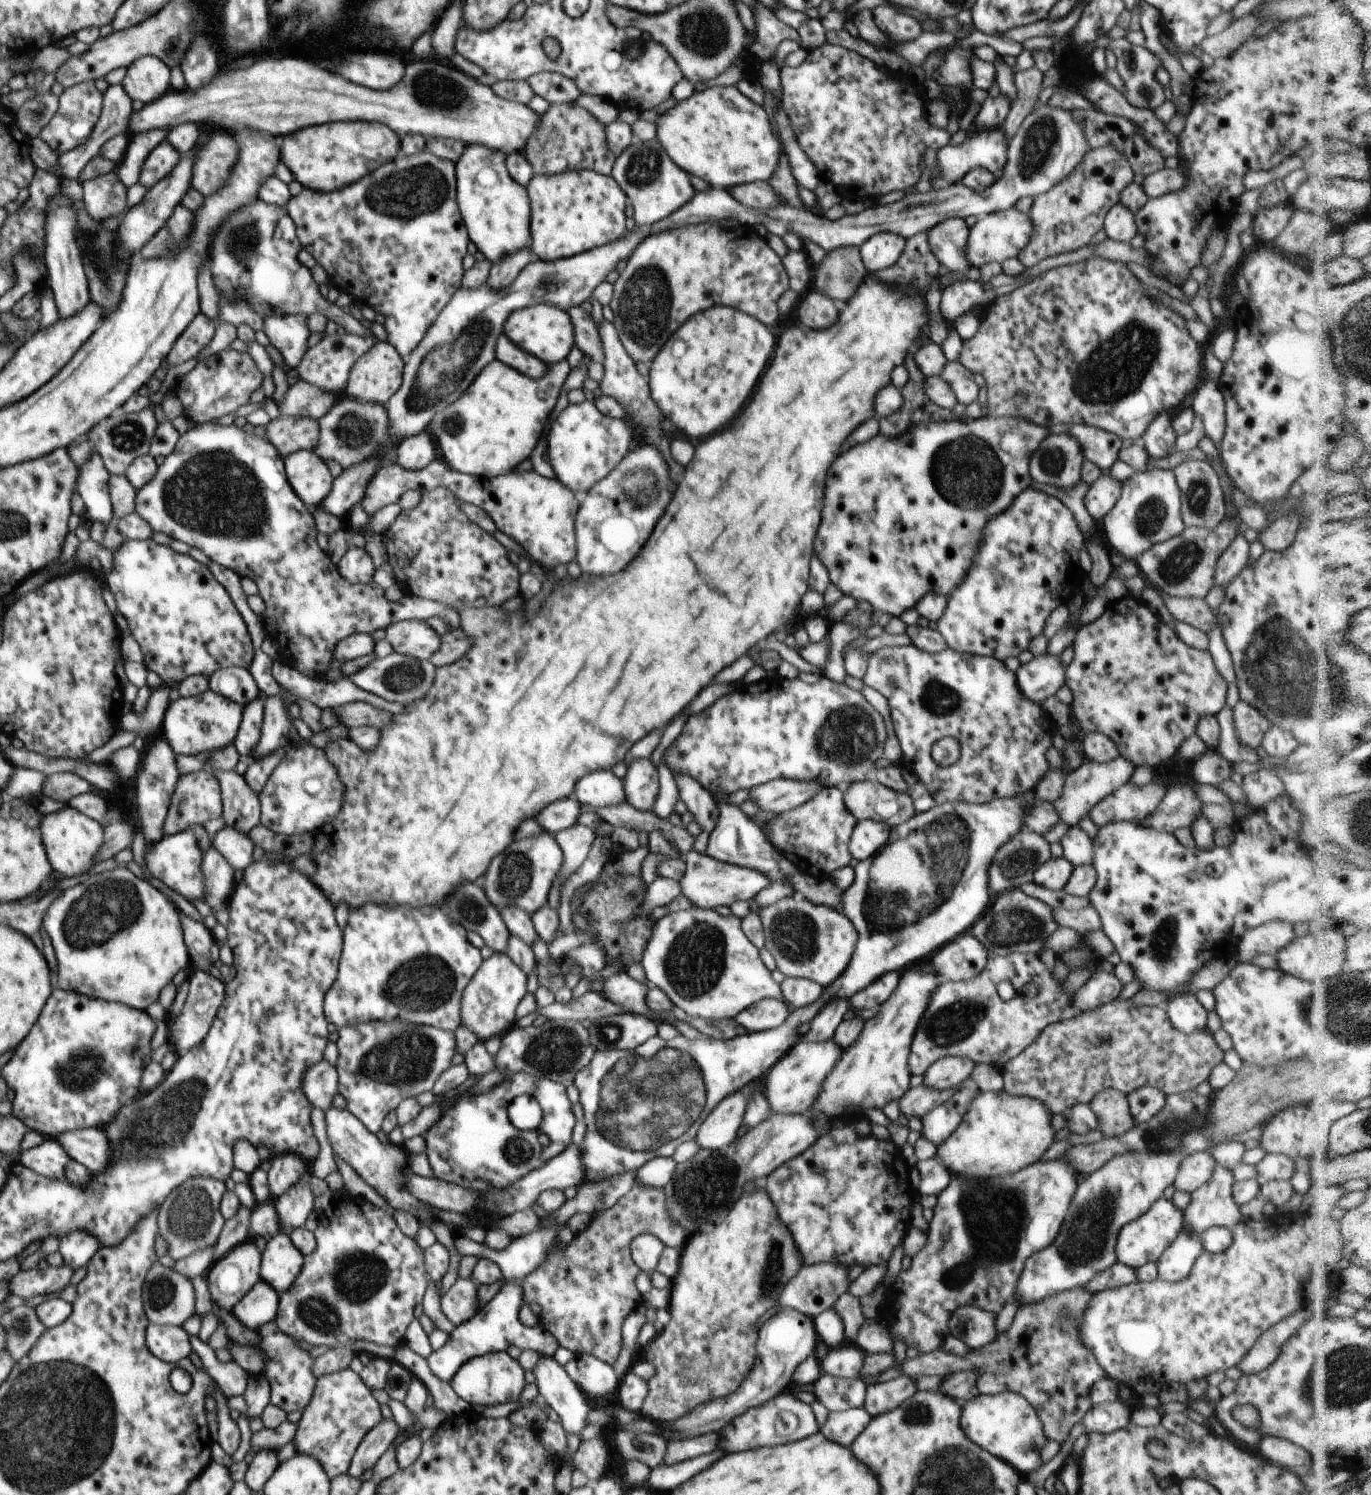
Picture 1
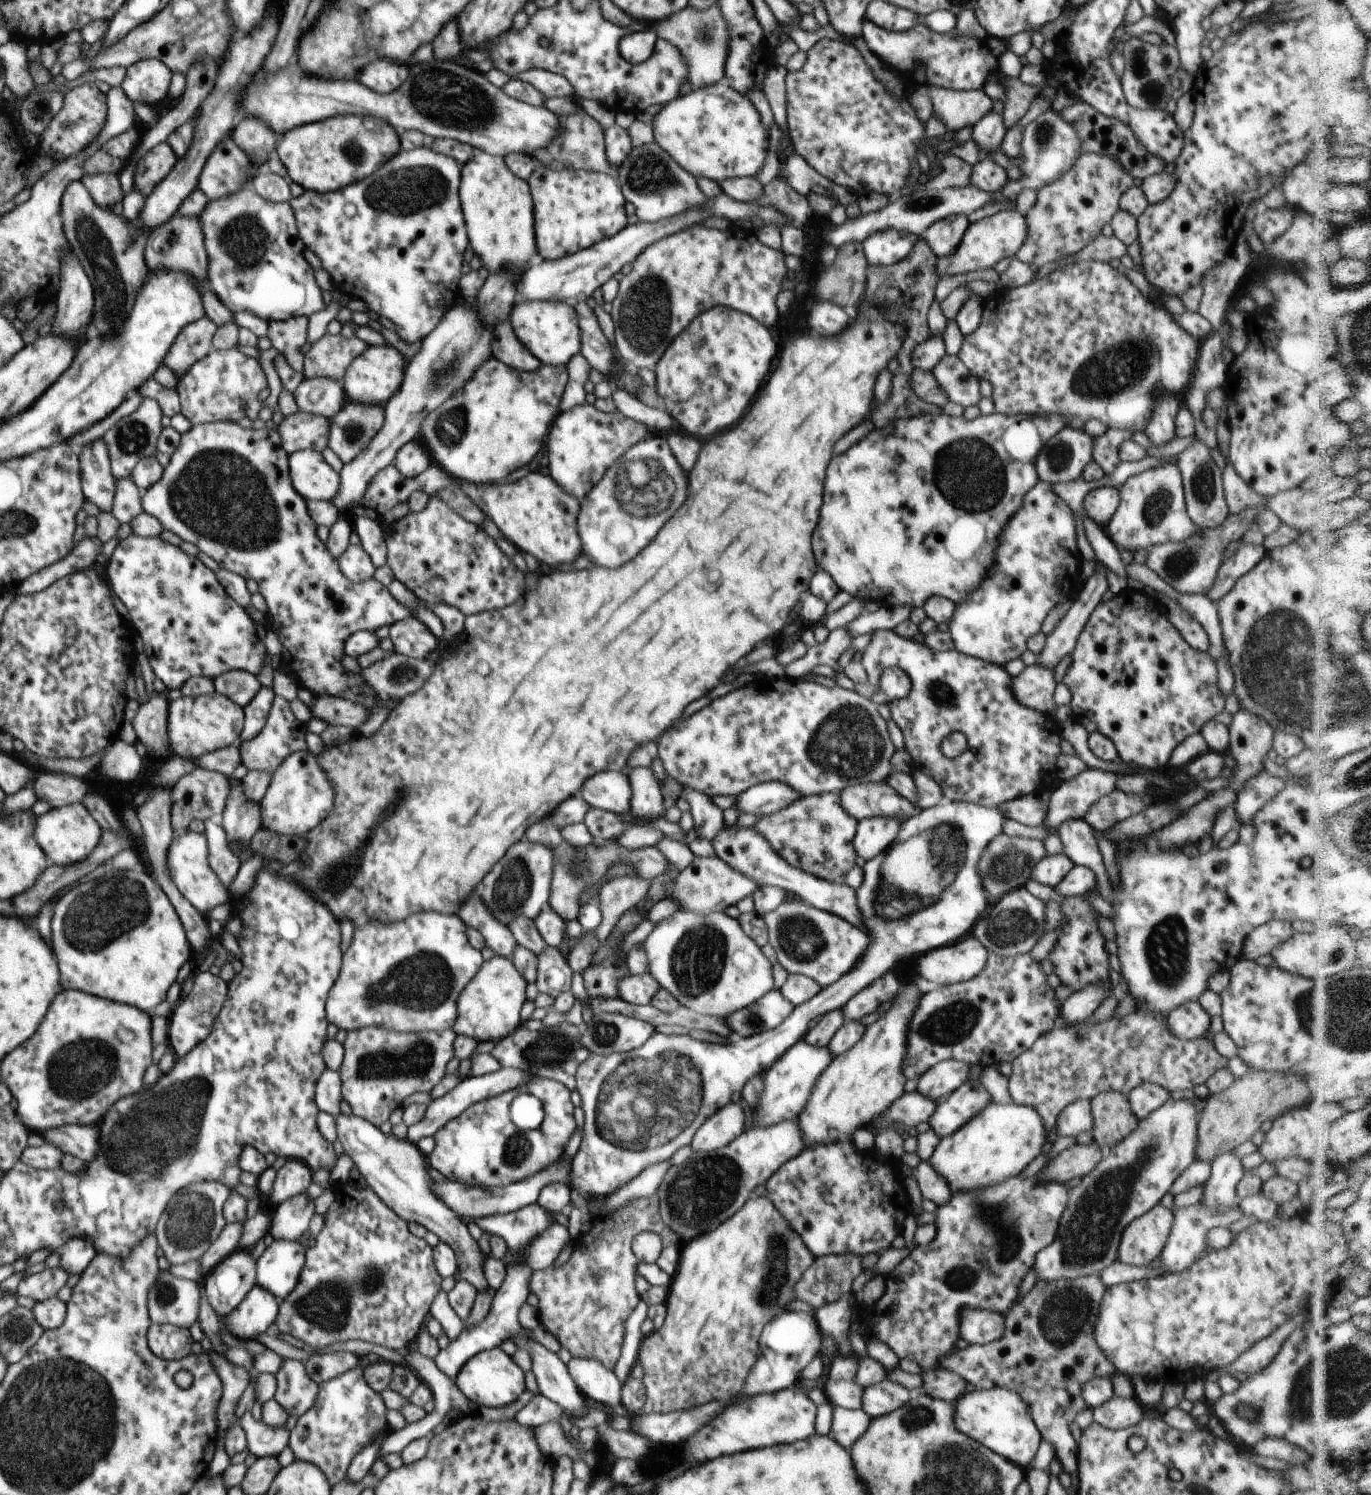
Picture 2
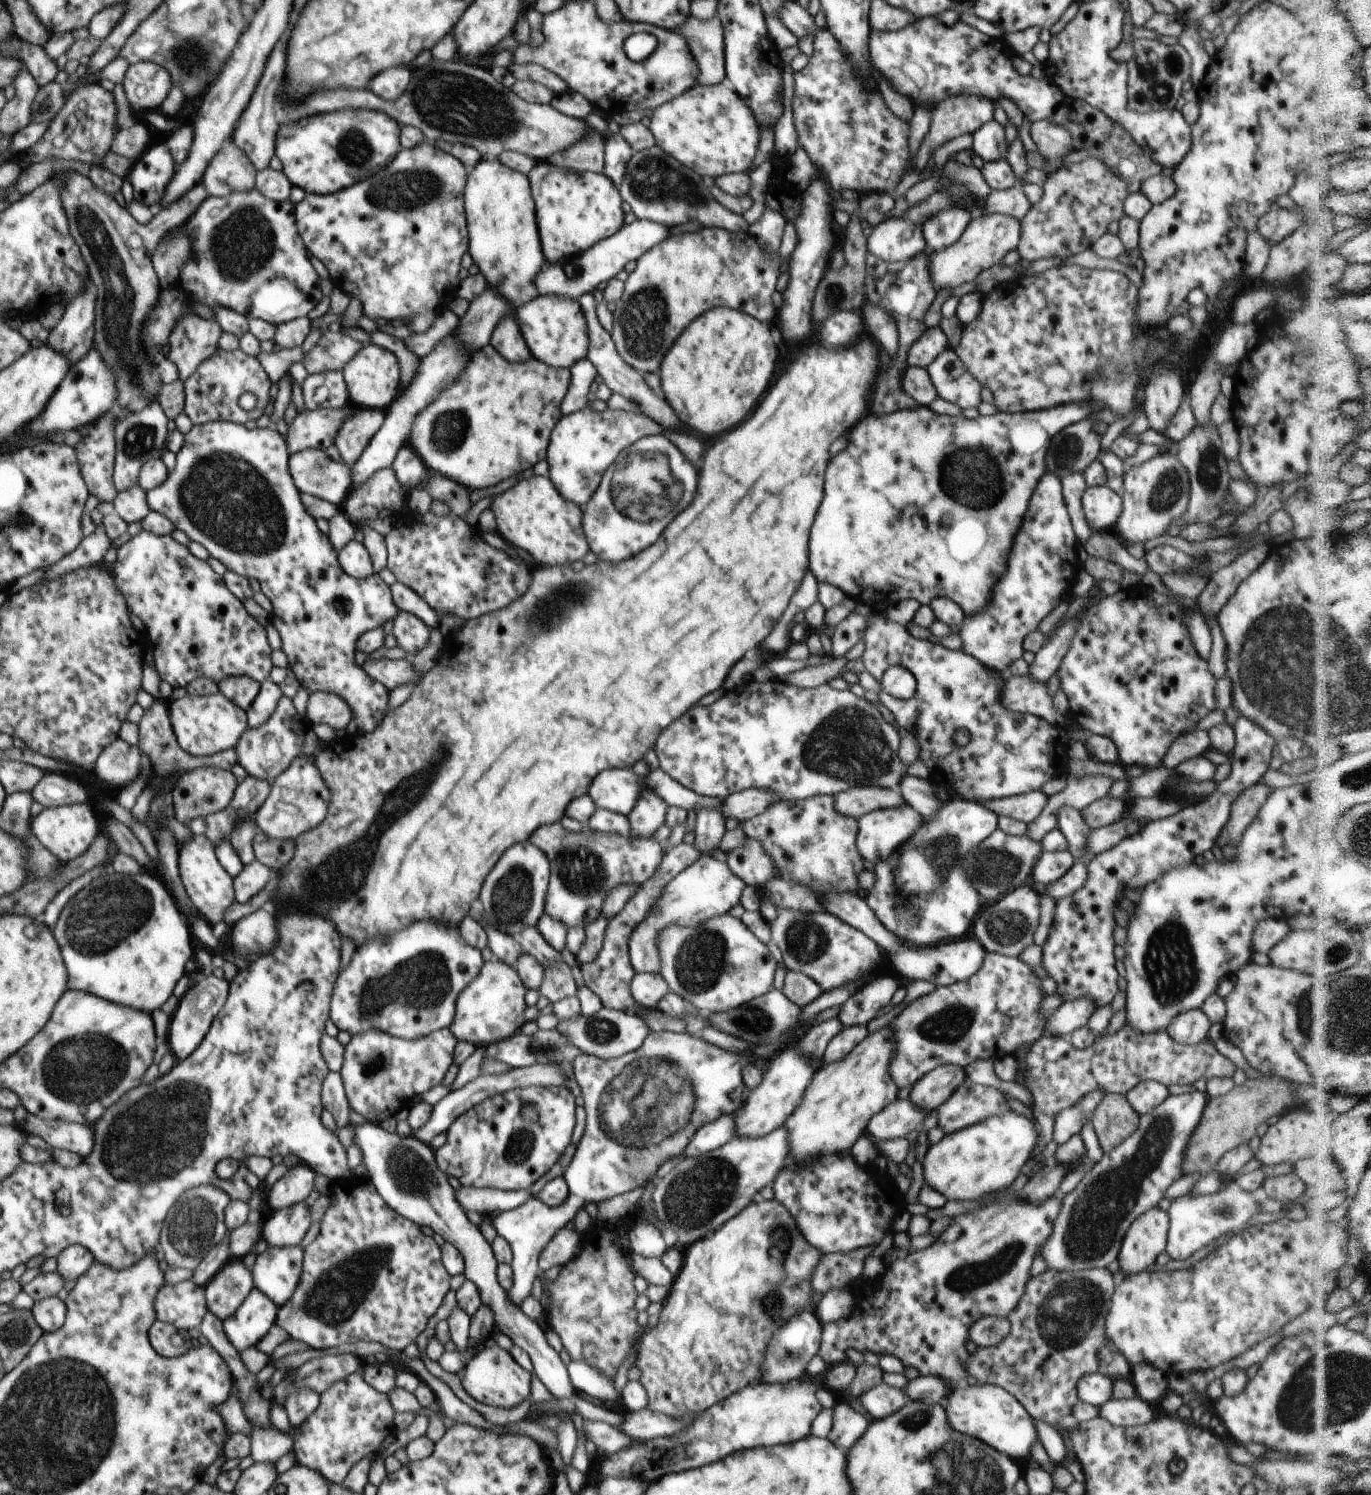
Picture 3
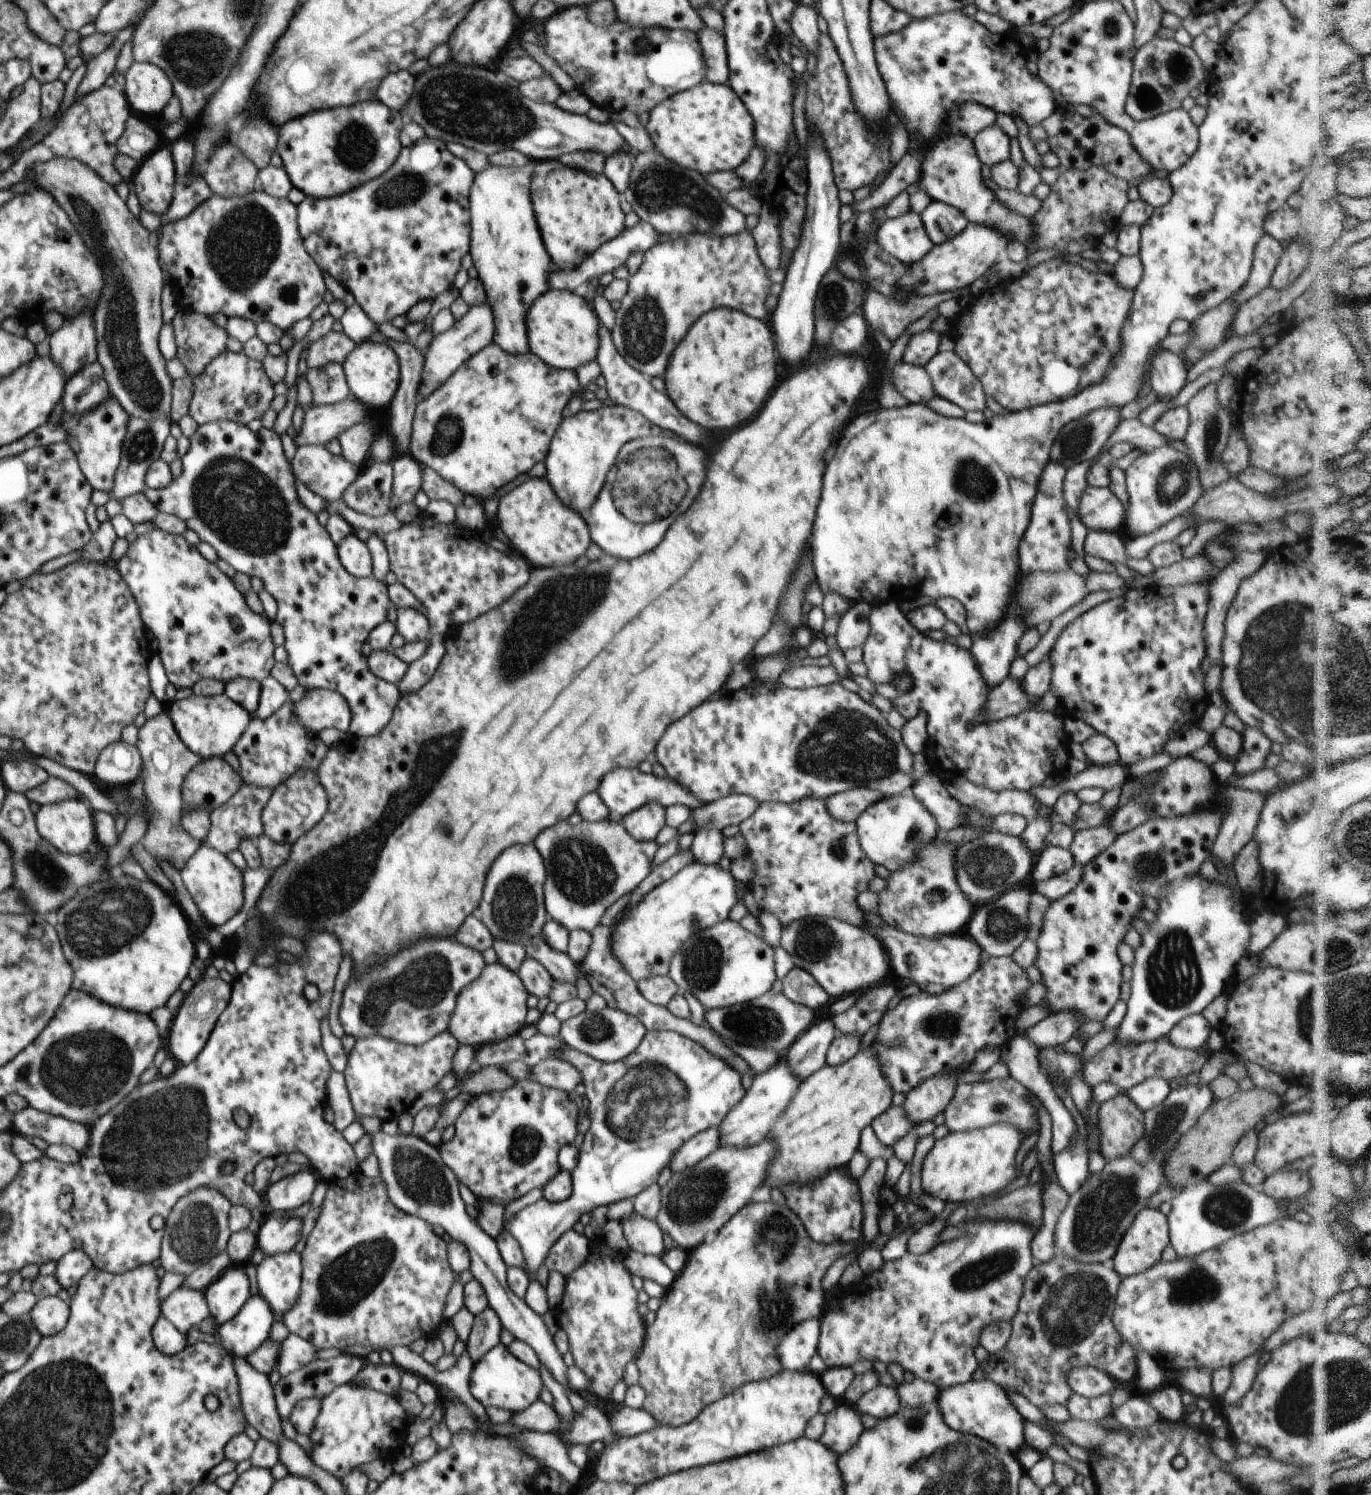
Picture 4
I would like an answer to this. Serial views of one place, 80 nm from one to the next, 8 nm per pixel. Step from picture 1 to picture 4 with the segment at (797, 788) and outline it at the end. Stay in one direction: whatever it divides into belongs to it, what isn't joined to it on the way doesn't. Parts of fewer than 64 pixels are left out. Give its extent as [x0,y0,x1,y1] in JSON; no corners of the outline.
[691,794,760,834]

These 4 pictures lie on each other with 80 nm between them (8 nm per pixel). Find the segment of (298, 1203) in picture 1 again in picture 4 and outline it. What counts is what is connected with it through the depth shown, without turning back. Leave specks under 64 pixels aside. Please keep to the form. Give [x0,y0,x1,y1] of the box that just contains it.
[257,1218,302,1254]

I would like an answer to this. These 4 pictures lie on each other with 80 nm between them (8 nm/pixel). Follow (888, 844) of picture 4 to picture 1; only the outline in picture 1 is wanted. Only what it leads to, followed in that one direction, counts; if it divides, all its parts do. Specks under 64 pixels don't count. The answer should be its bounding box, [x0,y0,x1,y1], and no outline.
[849,819,891,862]

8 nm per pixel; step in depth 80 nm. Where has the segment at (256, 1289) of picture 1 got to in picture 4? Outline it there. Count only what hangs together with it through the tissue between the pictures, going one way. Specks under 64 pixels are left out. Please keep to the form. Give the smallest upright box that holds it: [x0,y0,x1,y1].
[216,1296,275,1360]

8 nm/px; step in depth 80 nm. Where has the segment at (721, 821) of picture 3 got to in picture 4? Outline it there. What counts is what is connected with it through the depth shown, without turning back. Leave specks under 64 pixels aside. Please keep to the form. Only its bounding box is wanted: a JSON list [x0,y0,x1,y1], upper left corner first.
[689,827,725,865]

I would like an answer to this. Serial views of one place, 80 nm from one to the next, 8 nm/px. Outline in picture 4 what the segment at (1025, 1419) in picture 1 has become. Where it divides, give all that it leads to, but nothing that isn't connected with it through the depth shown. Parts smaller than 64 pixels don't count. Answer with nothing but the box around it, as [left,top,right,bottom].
[936,1378,1024,1453]

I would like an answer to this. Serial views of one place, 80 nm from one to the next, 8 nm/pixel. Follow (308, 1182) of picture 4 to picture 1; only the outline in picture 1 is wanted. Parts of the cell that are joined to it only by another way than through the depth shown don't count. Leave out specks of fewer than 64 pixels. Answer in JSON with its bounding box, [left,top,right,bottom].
[267,1153,307,1199]

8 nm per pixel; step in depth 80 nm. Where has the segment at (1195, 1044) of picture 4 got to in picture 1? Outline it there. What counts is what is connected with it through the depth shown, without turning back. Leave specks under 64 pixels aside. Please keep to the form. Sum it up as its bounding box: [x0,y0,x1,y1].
[1164,993,1207,1035]

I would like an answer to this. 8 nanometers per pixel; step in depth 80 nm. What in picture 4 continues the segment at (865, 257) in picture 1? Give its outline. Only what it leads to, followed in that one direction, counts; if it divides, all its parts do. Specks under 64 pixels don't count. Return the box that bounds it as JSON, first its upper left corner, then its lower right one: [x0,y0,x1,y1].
[877,211,935,265]

